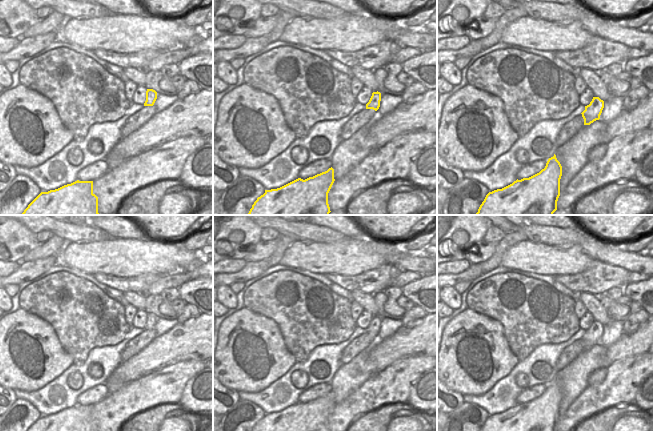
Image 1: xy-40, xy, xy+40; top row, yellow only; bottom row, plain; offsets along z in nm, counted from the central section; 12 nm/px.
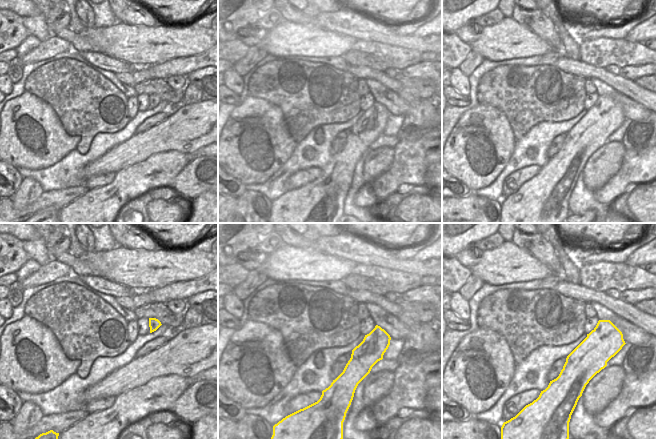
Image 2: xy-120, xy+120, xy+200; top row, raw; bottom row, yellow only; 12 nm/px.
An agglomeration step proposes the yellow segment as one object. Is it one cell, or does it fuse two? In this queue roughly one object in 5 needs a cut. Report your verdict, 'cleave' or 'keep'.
keep

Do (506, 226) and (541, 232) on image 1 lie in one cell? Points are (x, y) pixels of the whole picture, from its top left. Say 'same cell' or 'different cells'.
different cells

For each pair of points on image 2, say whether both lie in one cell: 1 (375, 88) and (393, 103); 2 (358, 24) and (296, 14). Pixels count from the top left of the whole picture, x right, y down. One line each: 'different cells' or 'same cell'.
1: same cell
2: different cells

